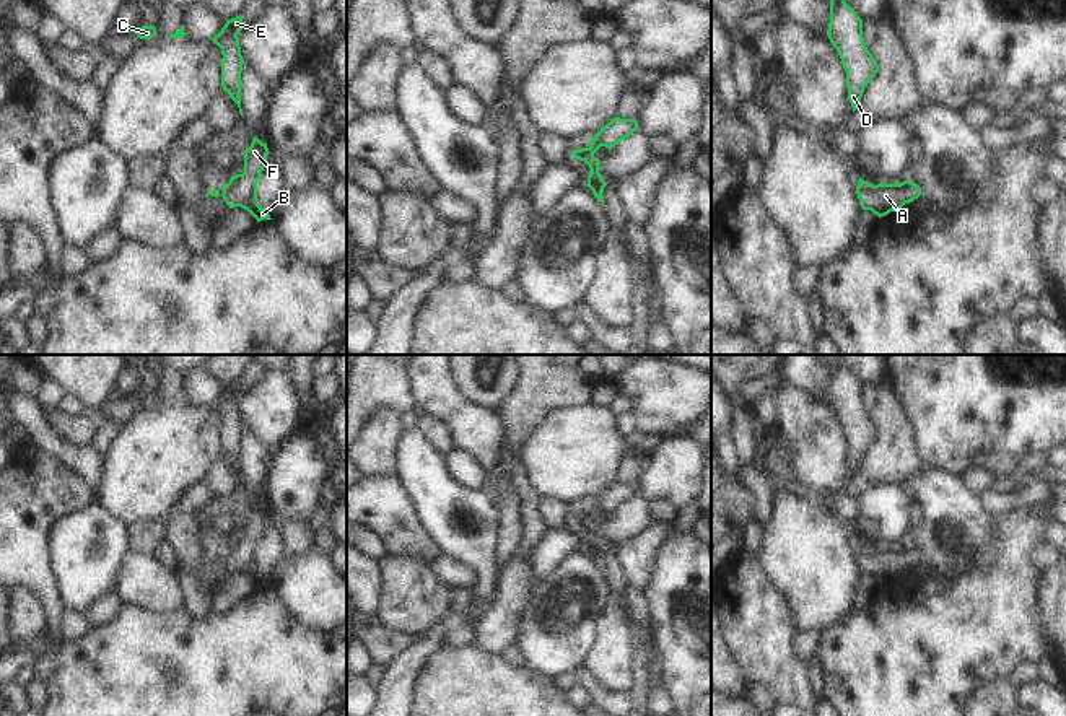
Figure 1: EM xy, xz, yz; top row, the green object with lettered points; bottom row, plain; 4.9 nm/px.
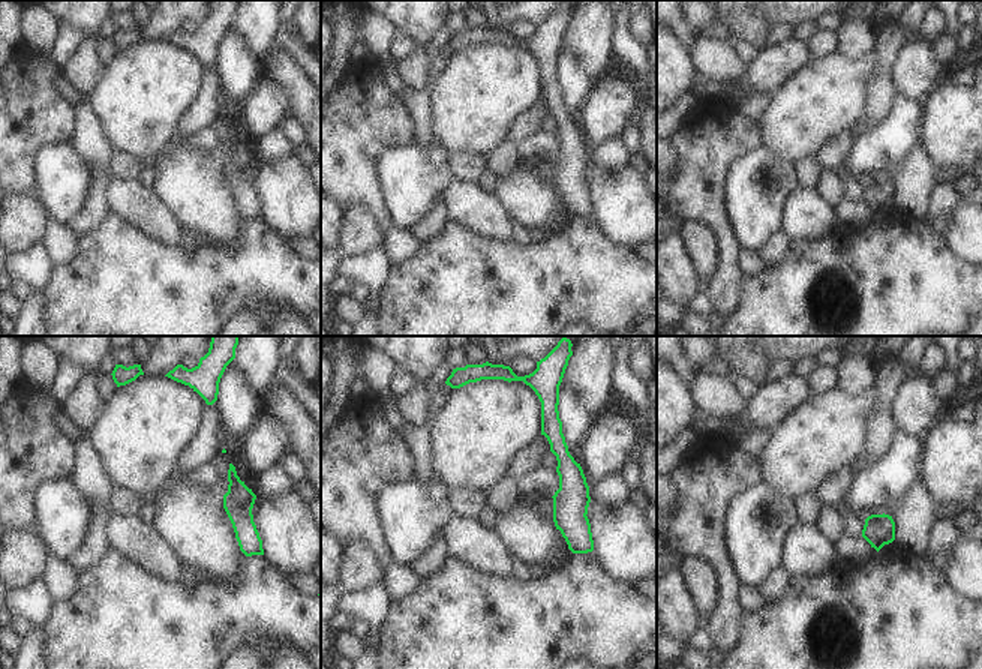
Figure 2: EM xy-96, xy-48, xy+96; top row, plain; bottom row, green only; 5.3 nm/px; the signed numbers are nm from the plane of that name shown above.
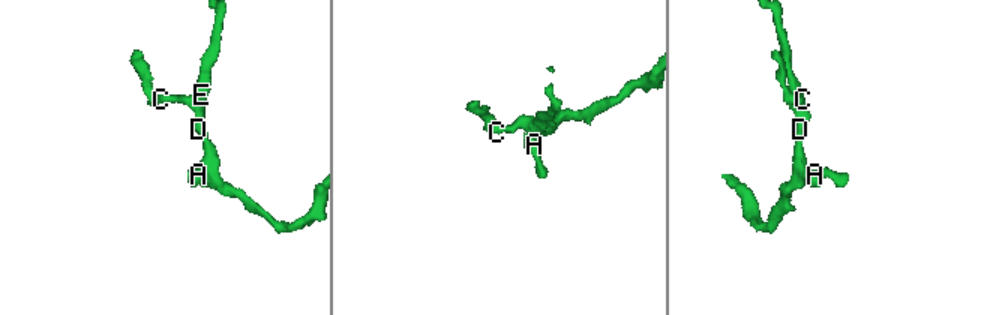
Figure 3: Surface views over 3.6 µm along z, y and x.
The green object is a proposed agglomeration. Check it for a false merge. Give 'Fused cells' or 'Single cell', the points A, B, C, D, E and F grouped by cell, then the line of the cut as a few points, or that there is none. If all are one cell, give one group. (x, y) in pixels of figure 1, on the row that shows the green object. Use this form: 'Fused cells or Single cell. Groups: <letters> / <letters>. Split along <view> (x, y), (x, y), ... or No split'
Single cell. Groups: A B C D E F. No split.

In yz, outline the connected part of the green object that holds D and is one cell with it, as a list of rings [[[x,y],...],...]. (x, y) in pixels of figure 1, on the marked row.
[[[830,0],[827,36],[837,49],[846,72],[848,99],[854,112],[864,88],[879,72],[879,65],[866,47],[863,20],[845,0]]]

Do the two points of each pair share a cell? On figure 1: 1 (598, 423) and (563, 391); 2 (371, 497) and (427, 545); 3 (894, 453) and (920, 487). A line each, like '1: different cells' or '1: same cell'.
1: different cells
2: same cell
3: different cells

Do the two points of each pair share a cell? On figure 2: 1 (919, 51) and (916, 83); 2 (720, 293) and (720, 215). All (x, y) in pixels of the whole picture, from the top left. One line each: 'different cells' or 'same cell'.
1: same cell
2: same cell

